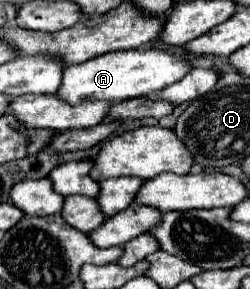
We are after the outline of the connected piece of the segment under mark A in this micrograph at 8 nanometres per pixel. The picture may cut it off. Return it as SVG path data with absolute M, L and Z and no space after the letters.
M162 49L114 51L114 53L104 53L100 57L94 57L80 65L64 67L62 85L58 87L56 95L68 105L80 105L84 99L116 103L116 101L126 101L126 99L158 93L170 83L180 81L188 71L190 71L190 65L184 59L174 57Z

